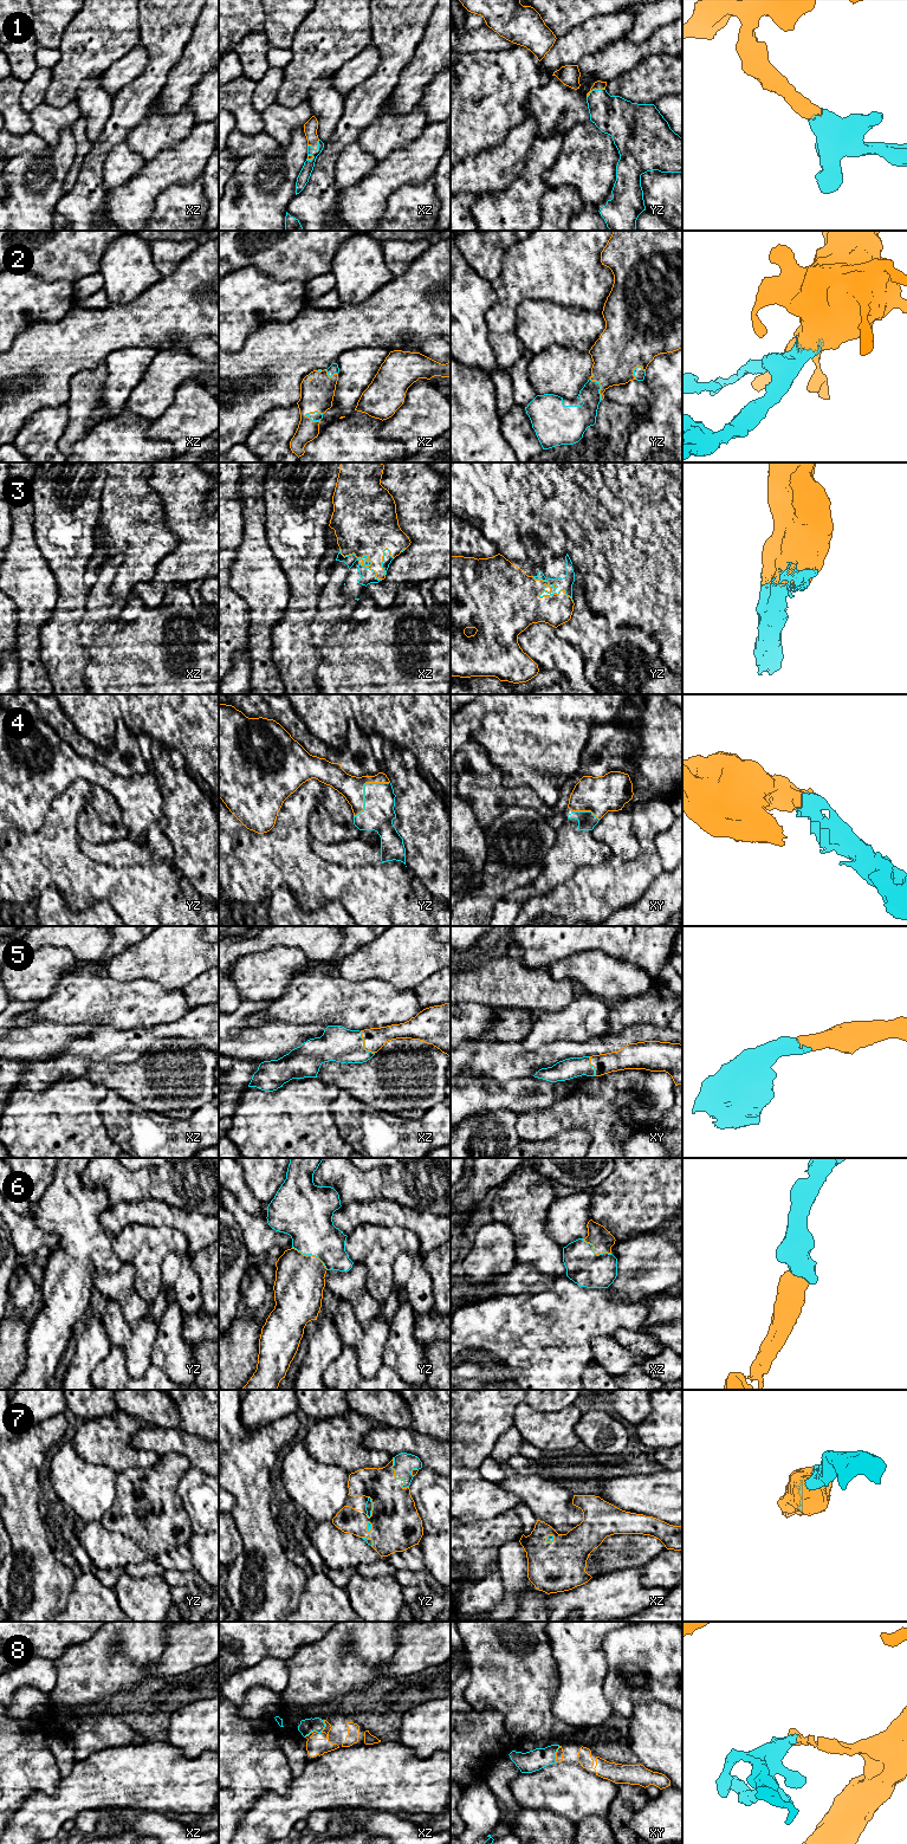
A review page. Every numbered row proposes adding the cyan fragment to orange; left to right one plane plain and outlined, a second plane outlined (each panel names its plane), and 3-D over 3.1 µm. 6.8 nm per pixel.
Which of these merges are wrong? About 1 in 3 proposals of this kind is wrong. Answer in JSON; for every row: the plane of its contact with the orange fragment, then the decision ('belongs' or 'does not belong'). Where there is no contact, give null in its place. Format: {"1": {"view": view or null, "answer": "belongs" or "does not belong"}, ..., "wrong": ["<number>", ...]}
{"1": {"view": "yz", "answer": "belongs"}, "2": {"view": "xz", "answer": "belongs"}, "3": {"view": "xz", "answer": "belongs"}, "4": {"view": "yz", "answer": "belongs"}, "5": {"view": "xz", "answer": "belongs"}, "6": {"view": "yz", "answer": "belongs"}, "7": {"view": "yz", "answer": "belongs"}, "8": {"view": "xy", "answer": "belongs"}, "wrong": []}

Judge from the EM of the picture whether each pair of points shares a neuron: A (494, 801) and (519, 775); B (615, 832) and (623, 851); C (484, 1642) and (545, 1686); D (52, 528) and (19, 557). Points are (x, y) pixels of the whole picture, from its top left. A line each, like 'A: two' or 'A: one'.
A: two
B: one
C: one
D: two

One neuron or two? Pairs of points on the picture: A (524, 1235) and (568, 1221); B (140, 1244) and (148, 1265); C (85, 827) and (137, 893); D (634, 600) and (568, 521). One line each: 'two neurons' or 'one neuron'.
A: two neurons
B: one neuron
C: two neurons
D: one neuron

